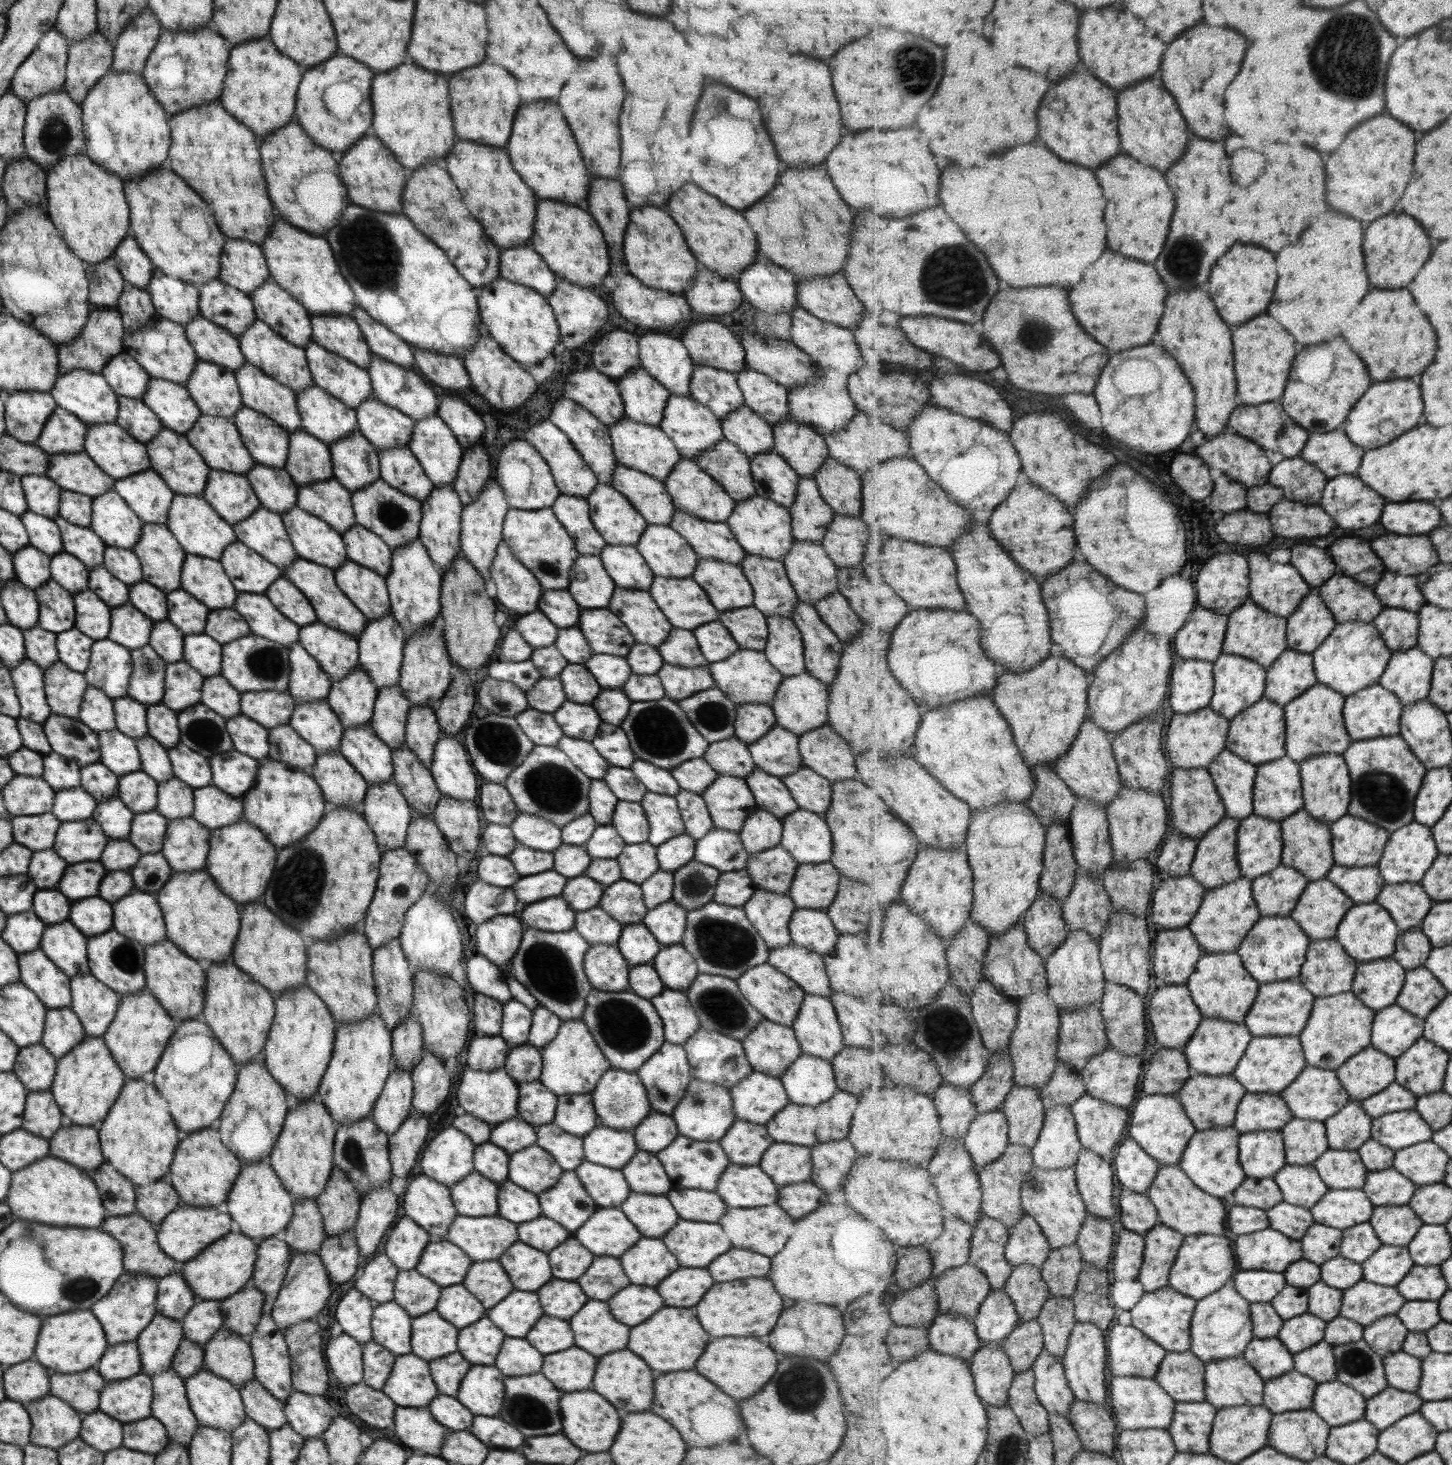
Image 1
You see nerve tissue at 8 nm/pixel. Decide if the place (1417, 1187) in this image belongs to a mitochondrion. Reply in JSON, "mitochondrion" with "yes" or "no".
{"mitochondrion":"no"}

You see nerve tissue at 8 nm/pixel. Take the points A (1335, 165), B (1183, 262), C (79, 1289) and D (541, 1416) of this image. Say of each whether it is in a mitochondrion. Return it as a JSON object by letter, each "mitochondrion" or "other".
{"A":"other","B":"mitochondrion","C":"mitochondrion","D":"mitochondrion"}

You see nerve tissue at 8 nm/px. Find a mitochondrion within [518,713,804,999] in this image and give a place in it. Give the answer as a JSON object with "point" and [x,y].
{"point":[556,791]}

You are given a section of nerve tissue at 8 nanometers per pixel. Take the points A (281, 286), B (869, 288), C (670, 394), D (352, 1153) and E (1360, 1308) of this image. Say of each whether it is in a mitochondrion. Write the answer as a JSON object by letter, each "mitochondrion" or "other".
{"A":"other","B":"other","C":"other","D":"mitochondrion","E":"mitochondrion"}

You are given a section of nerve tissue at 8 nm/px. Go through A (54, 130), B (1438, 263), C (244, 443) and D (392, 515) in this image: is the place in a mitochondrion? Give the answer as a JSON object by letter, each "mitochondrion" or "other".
{"A":"mitochondrion","B":"other","C":"other","D":"mitochondrion"}

